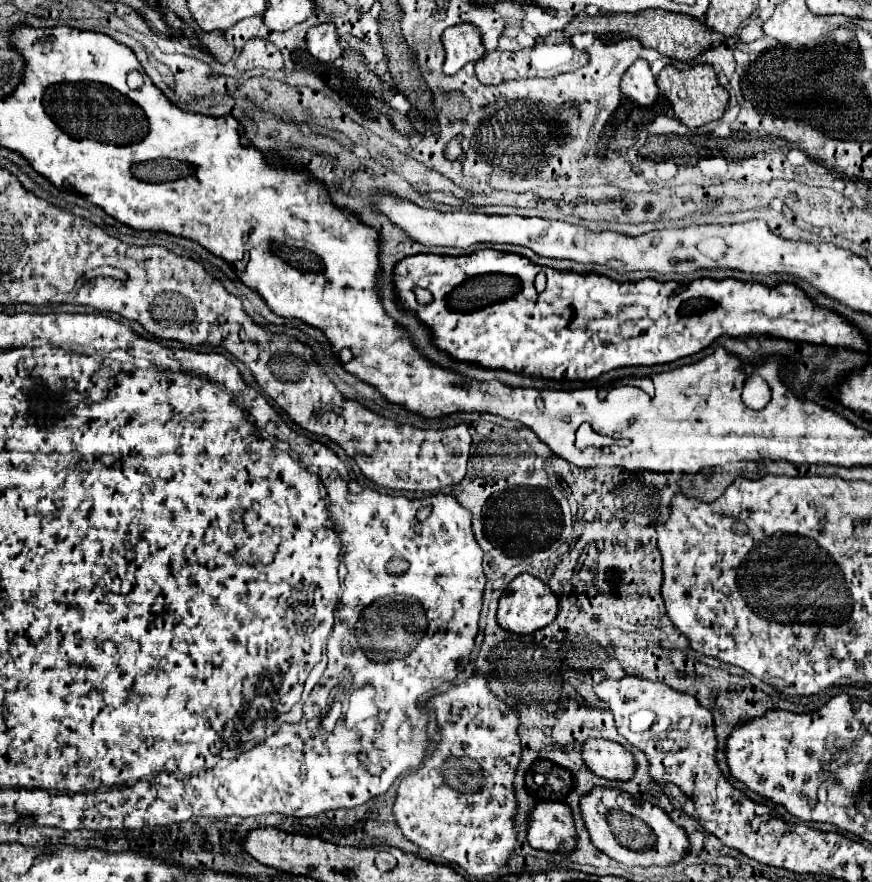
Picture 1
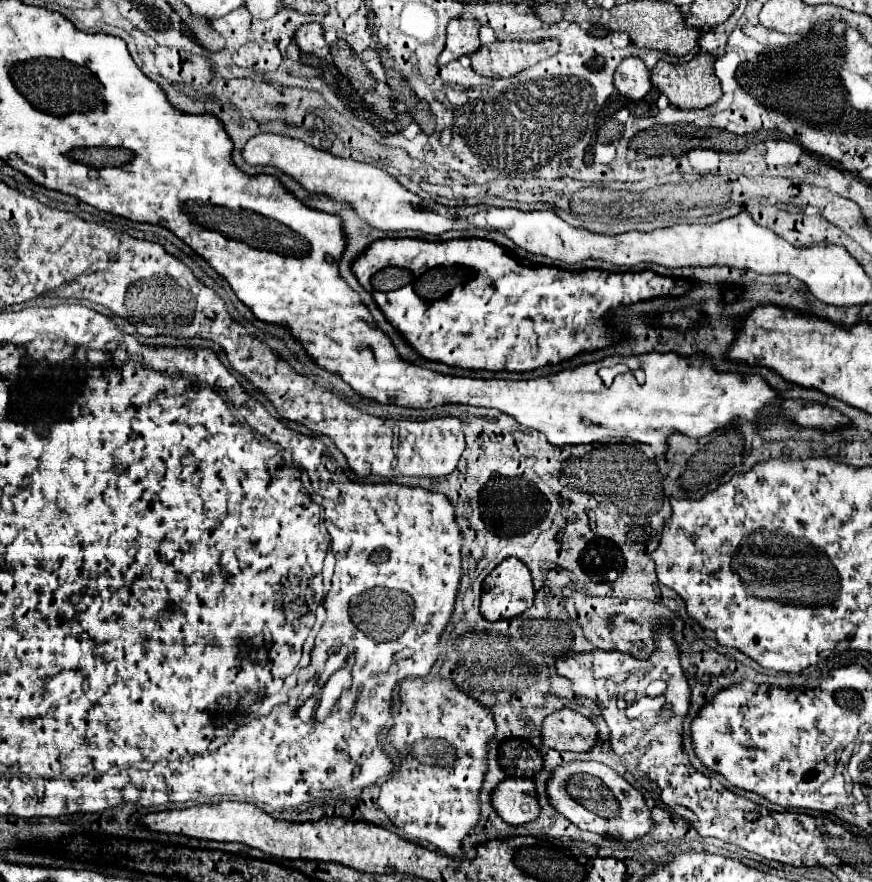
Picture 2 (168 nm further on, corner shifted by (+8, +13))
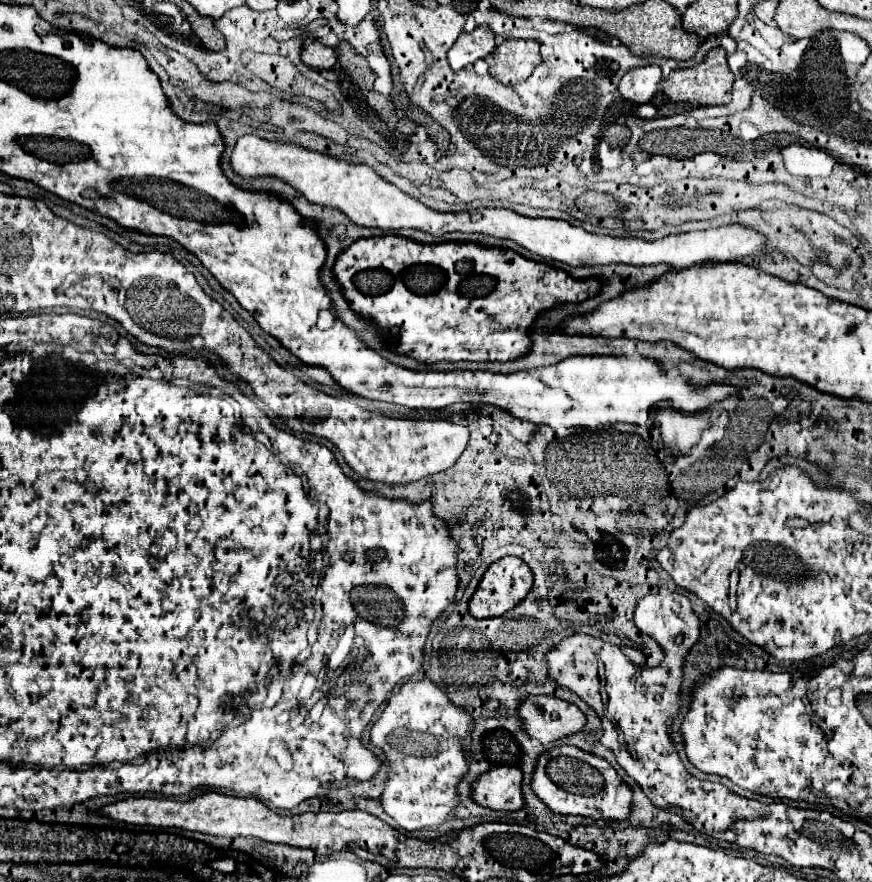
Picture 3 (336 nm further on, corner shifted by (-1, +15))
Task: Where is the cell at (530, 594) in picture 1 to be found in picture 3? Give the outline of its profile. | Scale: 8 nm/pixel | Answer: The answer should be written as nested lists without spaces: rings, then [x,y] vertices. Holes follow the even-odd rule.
[[[513,556],[501,558],[497,562],[493,562],[485,570],[485,574],[483,574],[477,590],[473,592],[473,596],[469,600],[469,612],[475,618],[503,616],[507,610],[511,610],[515,604],[519,604],[527,596],[527,592],[531,590],[531,586],[533,586],[533,574],[531,574],[529,566],[521,558],[513,558]]]

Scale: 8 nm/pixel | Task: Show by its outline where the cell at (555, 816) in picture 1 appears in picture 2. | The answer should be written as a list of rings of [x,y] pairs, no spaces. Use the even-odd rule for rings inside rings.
[[[506,778],[494,790],[492,806],[512,826],[532,822],[540,816],[536,784],[528,778]]]

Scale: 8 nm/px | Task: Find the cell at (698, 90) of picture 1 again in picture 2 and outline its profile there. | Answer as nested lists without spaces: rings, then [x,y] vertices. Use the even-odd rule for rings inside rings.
[[[696,54],[690,62],[684,62],[684,64],[670,64],[666,60],[660,60],[652,68],[650,76],[652,76],[652,84],[668,96],[672,106],[676,106],[680,110],[708,108],[722,96],[720,80],[714,74],[714,56],[710,56],[710,54]]]

